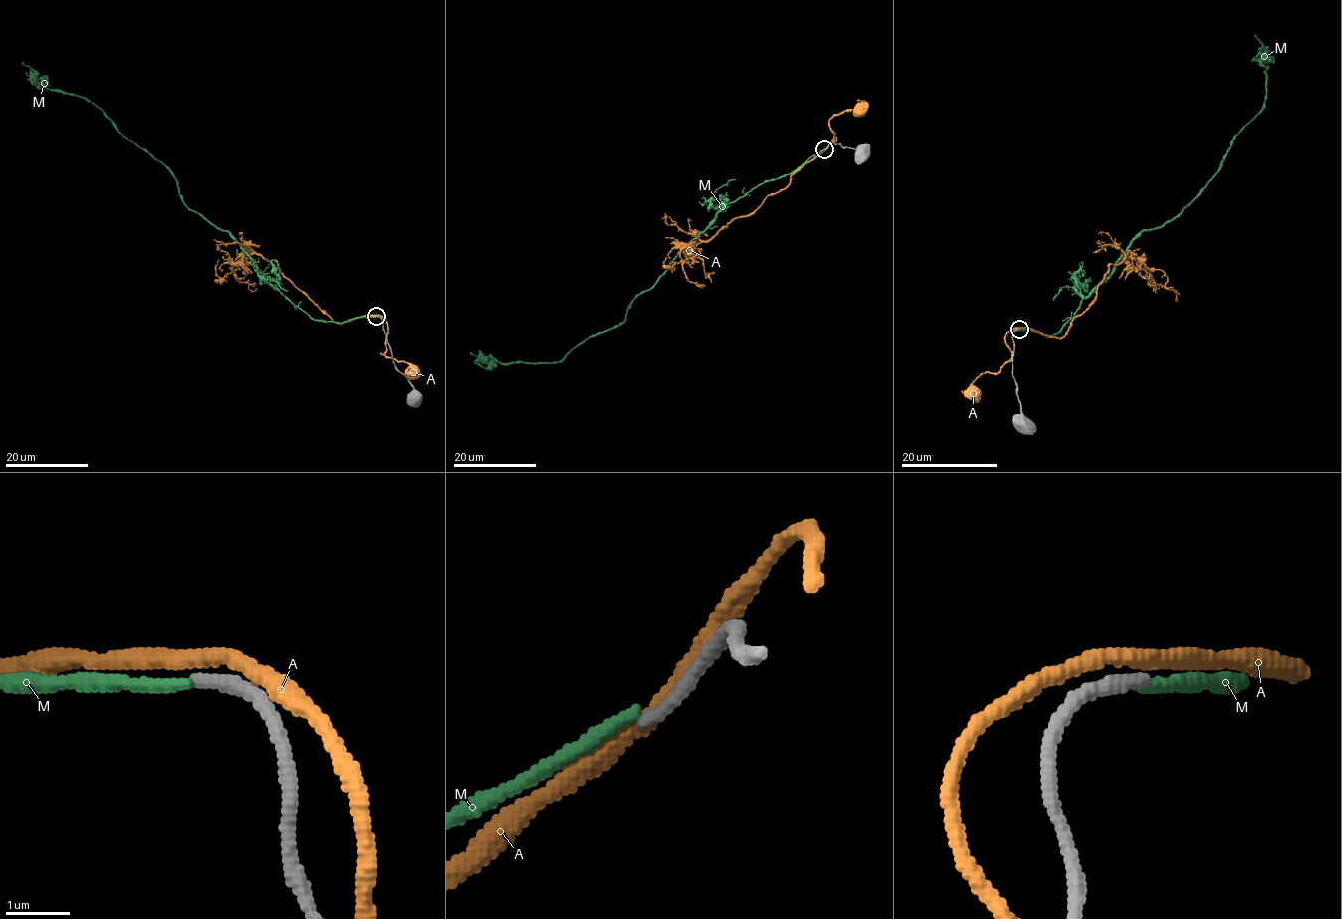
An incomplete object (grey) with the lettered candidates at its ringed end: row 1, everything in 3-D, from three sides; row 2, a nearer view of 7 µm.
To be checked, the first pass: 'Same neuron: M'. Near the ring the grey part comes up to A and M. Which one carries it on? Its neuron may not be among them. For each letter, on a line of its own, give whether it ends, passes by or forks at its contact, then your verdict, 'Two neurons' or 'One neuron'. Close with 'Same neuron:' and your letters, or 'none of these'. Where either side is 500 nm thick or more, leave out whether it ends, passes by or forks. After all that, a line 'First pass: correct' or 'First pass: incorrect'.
A: It passes by. Two neurons
M: It ends there. Two neurons
Same neuron: none of these
First pass: incorrect

